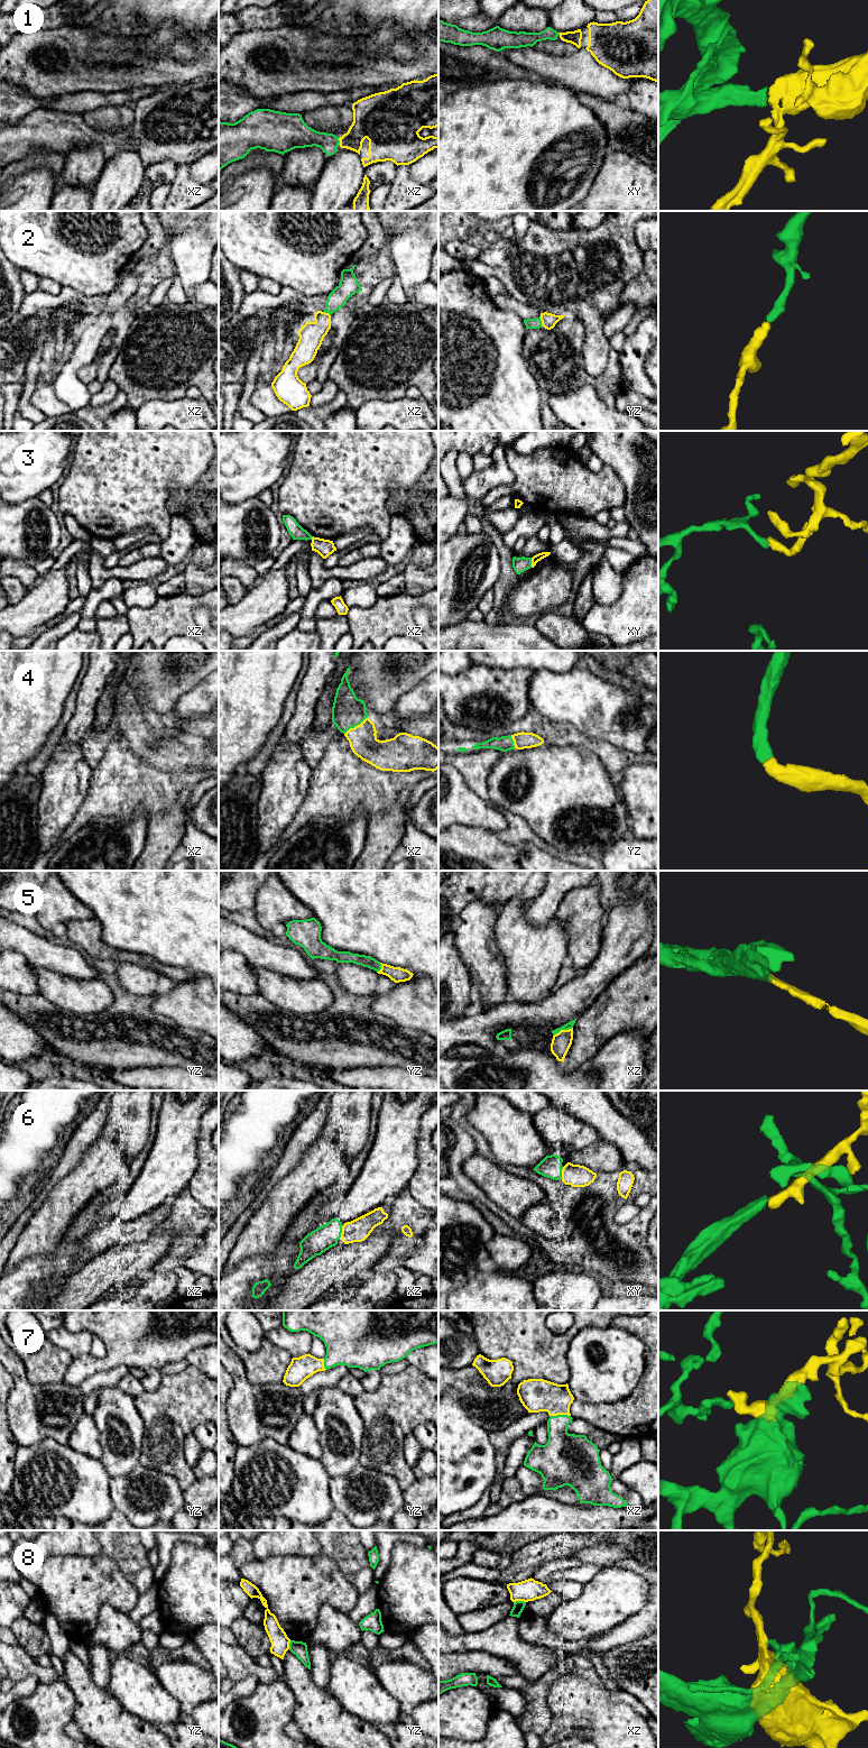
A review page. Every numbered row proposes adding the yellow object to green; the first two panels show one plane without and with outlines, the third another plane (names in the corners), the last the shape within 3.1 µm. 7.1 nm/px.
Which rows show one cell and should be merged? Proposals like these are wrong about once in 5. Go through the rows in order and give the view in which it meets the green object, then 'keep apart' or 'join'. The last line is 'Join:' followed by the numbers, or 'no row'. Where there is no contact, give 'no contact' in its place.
1: contact in xz; join
2: contact in yz; join
3: contact in xy; keep apart
4: contact in xz; join
5: contact in xz; join
6: contact in xz; join
7: contact in xz; join
8: contact in xz; join
Join: 1, 2, 4, 5, 6, 7, 8

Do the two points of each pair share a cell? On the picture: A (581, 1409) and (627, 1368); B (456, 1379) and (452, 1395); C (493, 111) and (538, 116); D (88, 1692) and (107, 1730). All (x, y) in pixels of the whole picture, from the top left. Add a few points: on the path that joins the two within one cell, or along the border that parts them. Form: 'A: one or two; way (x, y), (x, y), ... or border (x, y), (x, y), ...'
A: two; border (574, 1398), (588, 1402), (615, 1402)
B: two; border (450, 1387), (458, 1391), (469, 1411)
C: one; way (505, 116), (527, 116)
D: one; way (91, 1701), (103, 1721)

